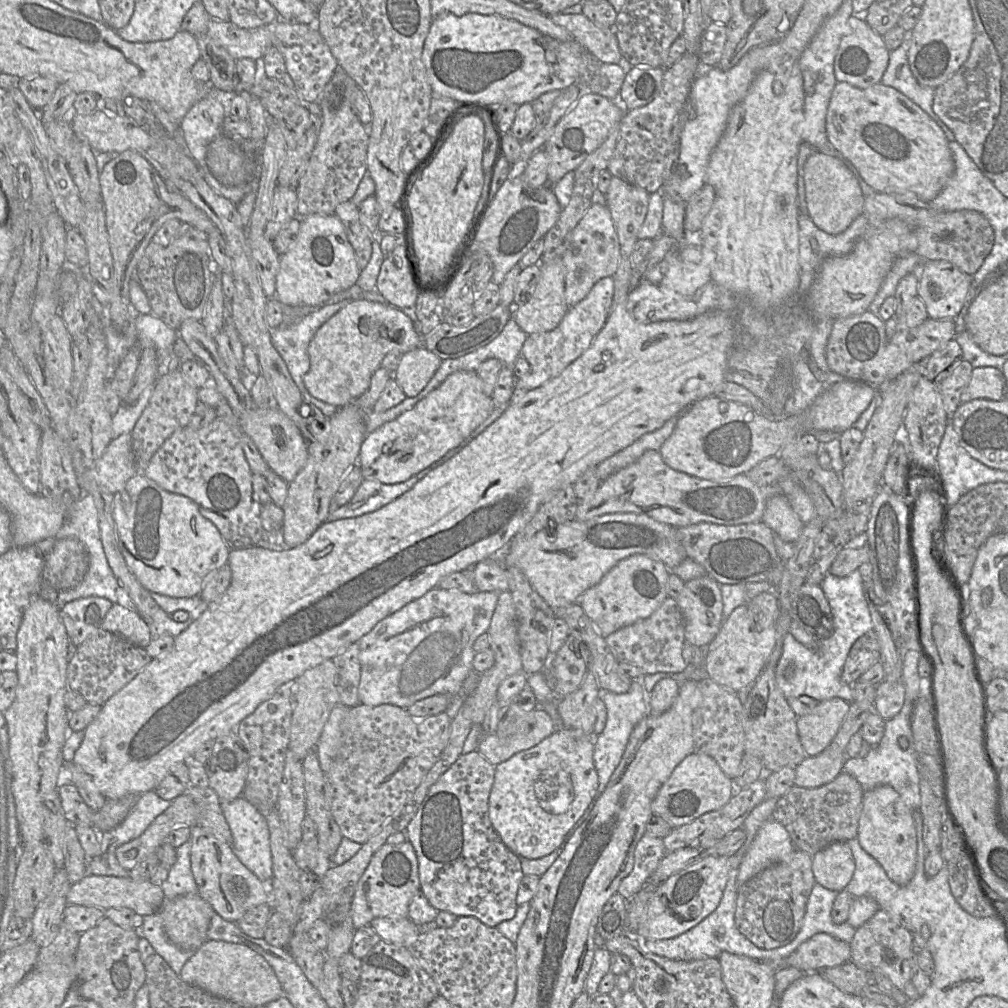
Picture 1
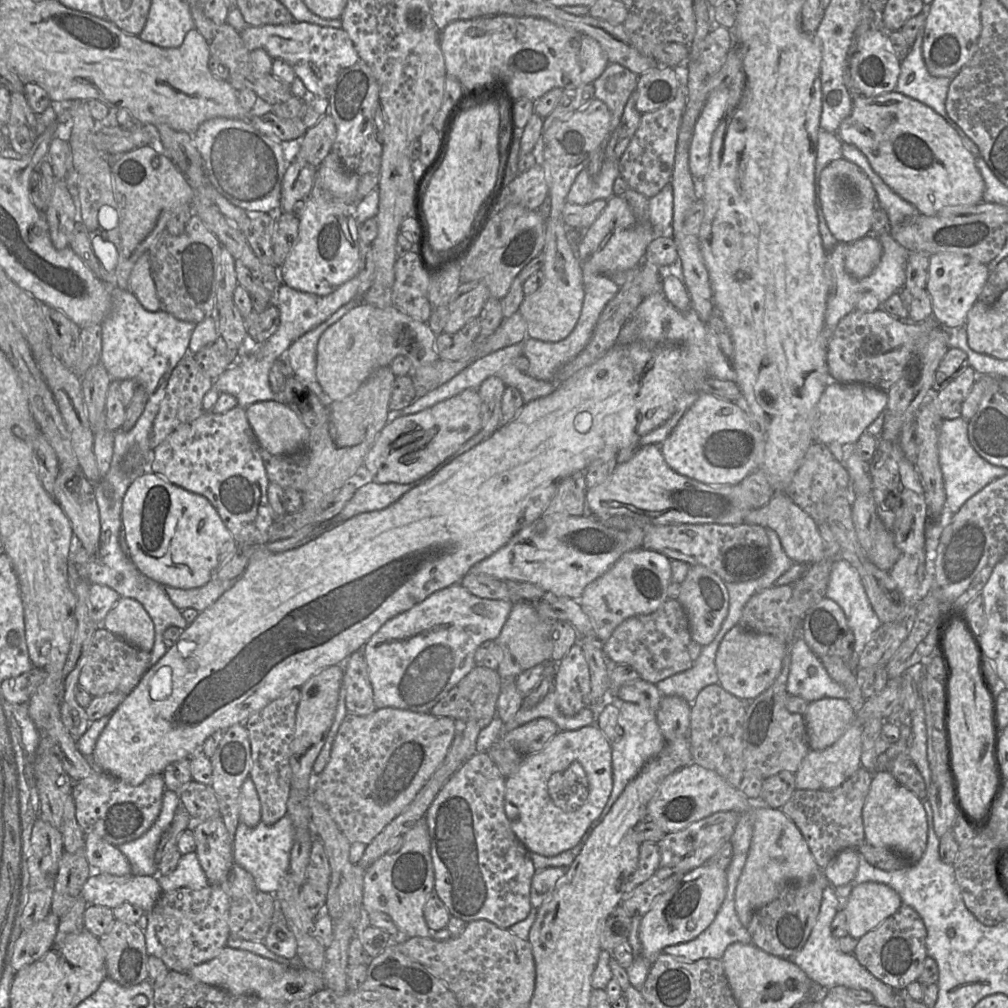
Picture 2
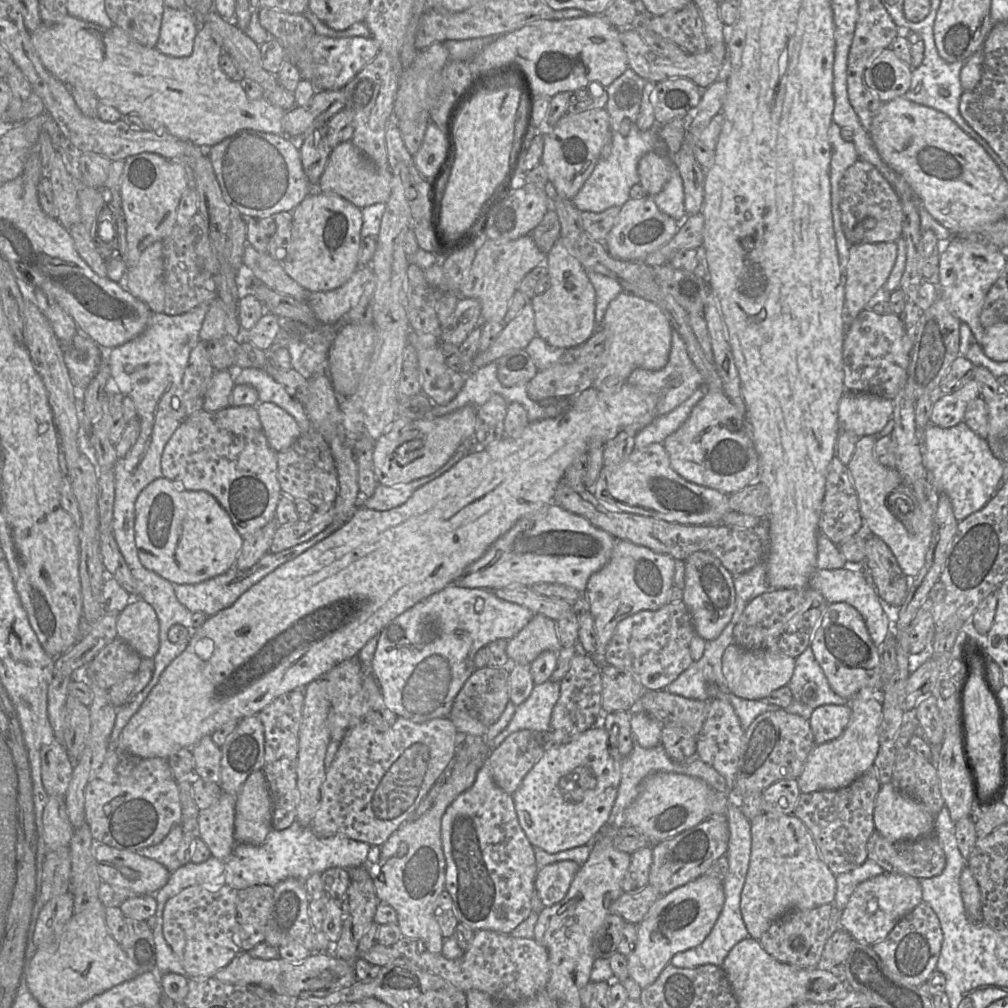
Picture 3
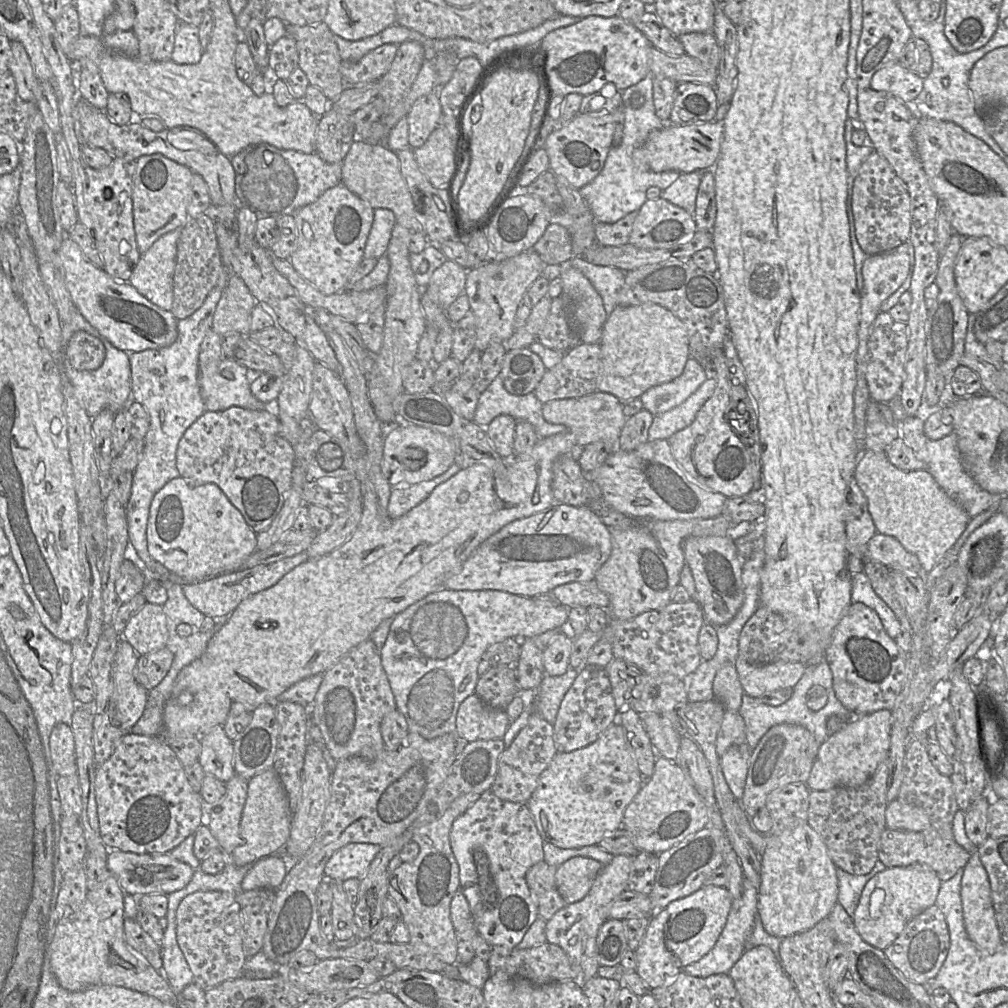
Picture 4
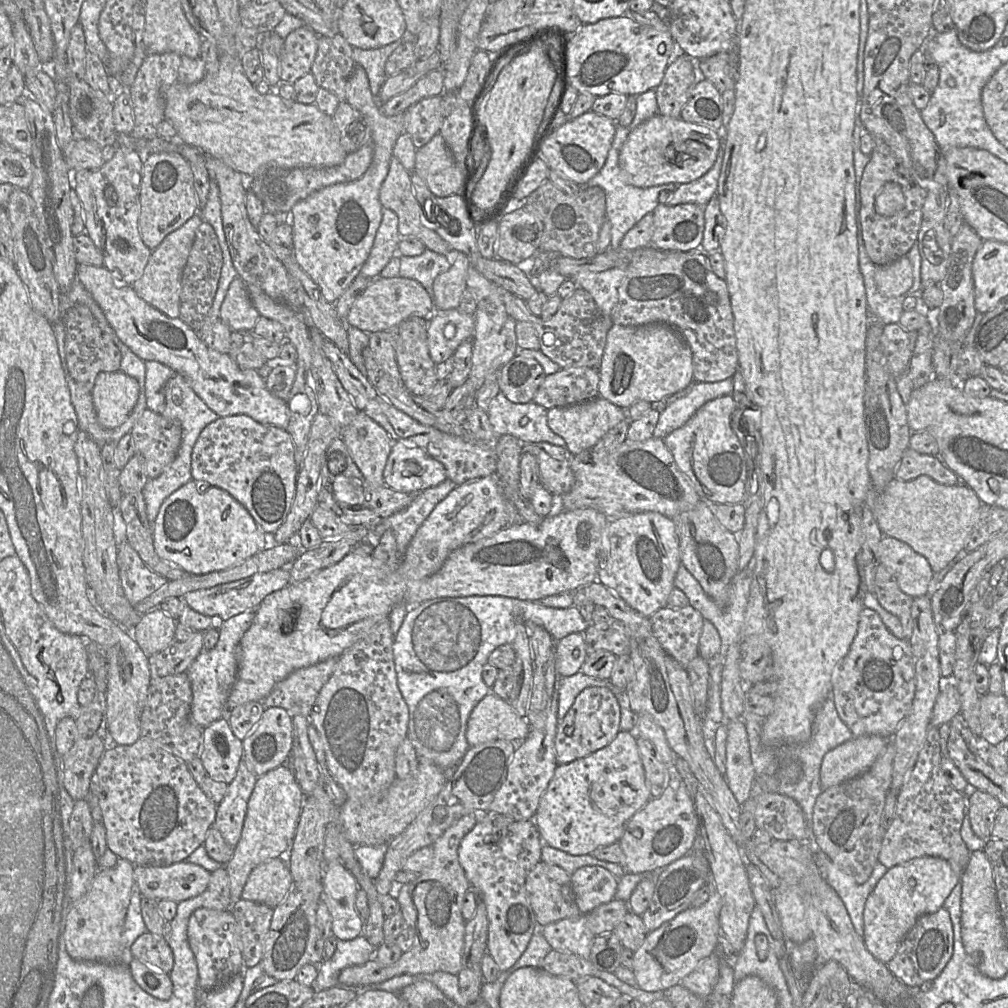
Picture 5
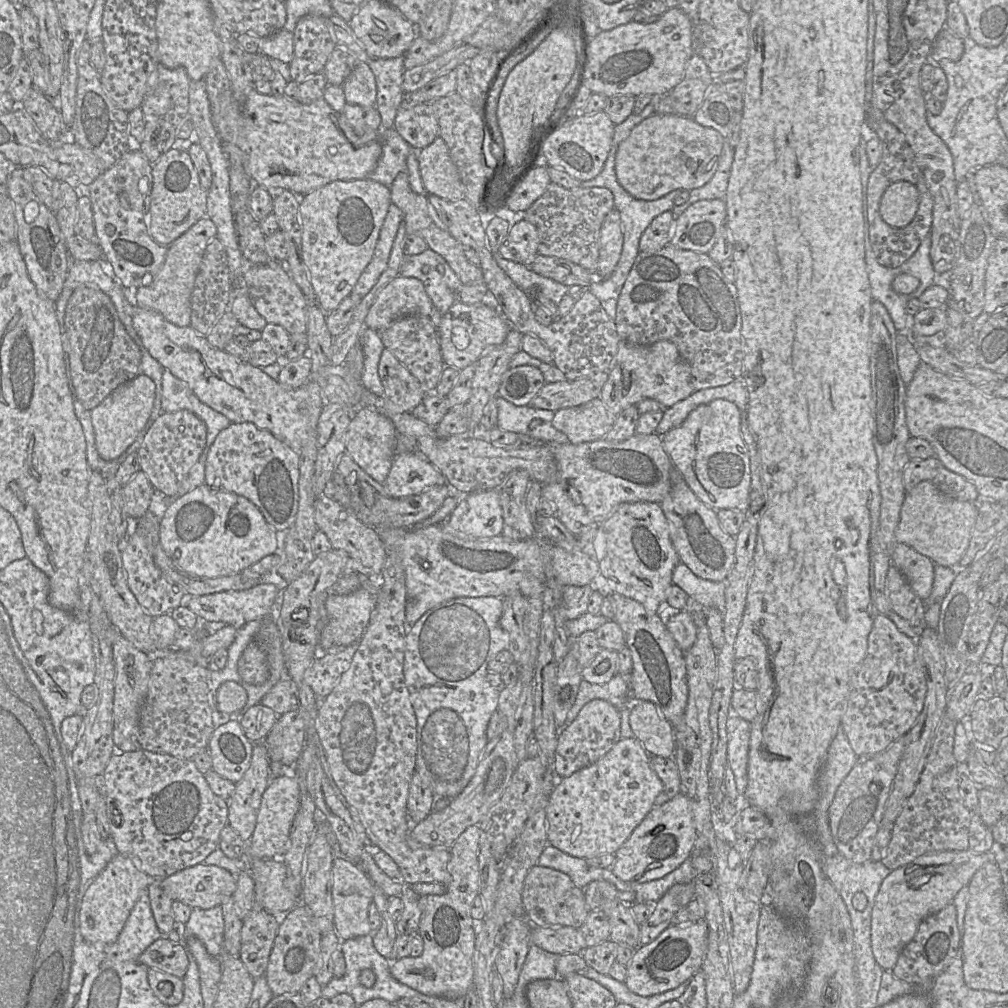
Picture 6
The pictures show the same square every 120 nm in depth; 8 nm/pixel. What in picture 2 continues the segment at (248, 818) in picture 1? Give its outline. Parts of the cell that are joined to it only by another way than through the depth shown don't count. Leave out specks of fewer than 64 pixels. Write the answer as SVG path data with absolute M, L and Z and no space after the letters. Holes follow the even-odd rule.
M287 815L273 825L261 821L258 825L249 827L239 822L232 840L234 861L252 875L258 891L274 894L282 878L289 872L294 838L294 827Z

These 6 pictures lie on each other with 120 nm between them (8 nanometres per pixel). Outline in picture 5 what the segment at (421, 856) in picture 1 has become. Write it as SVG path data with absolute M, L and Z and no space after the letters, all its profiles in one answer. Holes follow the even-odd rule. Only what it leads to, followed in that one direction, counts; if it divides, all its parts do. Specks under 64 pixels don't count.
M485 811L478 815L475 826L465 835L459 845L459 862L471 889L477 894L477 902L479 898L486 905L487 951L497 964L499 972L510 969L516 963L536 931L537 921L525 888L525 880L529 871L541 861L543 844L533 820L517 821L502 814Z

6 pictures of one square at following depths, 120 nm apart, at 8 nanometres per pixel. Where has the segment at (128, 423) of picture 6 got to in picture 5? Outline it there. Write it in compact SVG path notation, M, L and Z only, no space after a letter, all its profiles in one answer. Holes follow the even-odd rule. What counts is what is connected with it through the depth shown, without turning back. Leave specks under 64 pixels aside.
M120 371L100 372L92 389L98 423L107 429L120 426L131 413L139 393L135 378Z

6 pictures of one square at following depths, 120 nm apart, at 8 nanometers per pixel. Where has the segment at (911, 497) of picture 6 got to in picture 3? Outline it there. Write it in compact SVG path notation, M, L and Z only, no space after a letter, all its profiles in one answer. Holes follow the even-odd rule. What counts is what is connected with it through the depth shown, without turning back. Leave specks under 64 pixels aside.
M877 435L859 437L847 467L857 492L865 528L885 542L894 554L899 567L908 577L915 577L925 563L933 527L926 527L919 534L911 534L890 510L888 496L902 483L902 477L896 469L886 467L877 460L874 453L876 438Z

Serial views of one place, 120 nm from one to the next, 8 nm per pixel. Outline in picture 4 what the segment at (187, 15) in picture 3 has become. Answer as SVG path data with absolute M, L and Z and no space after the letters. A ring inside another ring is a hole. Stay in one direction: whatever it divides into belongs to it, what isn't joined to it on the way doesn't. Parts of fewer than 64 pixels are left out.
M178 21L171 60L176 64L196 64L201 60L201 57L198 28Z

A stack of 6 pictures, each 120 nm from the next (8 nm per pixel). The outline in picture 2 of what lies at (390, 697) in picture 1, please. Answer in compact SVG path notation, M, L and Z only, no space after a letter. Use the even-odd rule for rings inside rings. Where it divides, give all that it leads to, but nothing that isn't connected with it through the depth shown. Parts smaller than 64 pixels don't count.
M457 582L386 621L362 649L377 709L391 707L430 714L433 706L476 666L474 653L480 644L499 636L512 605L511 601L477 597Z

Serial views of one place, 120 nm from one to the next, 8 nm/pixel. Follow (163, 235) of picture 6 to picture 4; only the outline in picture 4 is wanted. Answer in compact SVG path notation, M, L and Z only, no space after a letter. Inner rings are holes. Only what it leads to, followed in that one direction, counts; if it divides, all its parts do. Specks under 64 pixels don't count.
M144 155L136 159L132 179L133 223L138 250L145 253L161 236L182 227L189 219L187 207L191 199L193 172L186 166L161 155Z

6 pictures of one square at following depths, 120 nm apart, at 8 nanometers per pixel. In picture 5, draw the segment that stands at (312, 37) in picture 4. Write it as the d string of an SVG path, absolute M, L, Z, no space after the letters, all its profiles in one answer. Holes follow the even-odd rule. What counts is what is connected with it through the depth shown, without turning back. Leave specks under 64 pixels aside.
M342 35L319 36L310 73L317 85L333 93L340 102L346 98L346 84L355 67L353 46Z

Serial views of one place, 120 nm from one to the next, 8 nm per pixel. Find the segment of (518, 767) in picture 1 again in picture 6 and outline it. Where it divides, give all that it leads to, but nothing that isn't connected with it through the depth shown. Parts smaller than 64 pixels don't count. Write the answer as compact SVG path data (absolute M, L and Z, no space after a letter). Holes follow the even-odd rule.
M622 738L594 764L571 776L559 778L546 808L548 844L574 857L591 858L601 854L615 854L655 805L663 783L651 766L650 755L635 738Z

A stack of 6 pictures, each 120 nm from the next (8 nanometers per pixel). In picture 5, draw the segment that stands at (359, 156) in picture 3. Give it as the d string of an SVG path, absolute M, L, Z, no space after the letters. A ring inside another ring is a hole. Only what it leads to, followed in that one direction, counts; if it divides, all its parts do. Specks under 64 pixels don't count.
M395 157L390 160L379 199L384 208L396 213L401 237L416 237L424 243L426 249L438 254L447 255L452 250L436 232L422 224L423 209L415 197L410 173Z

